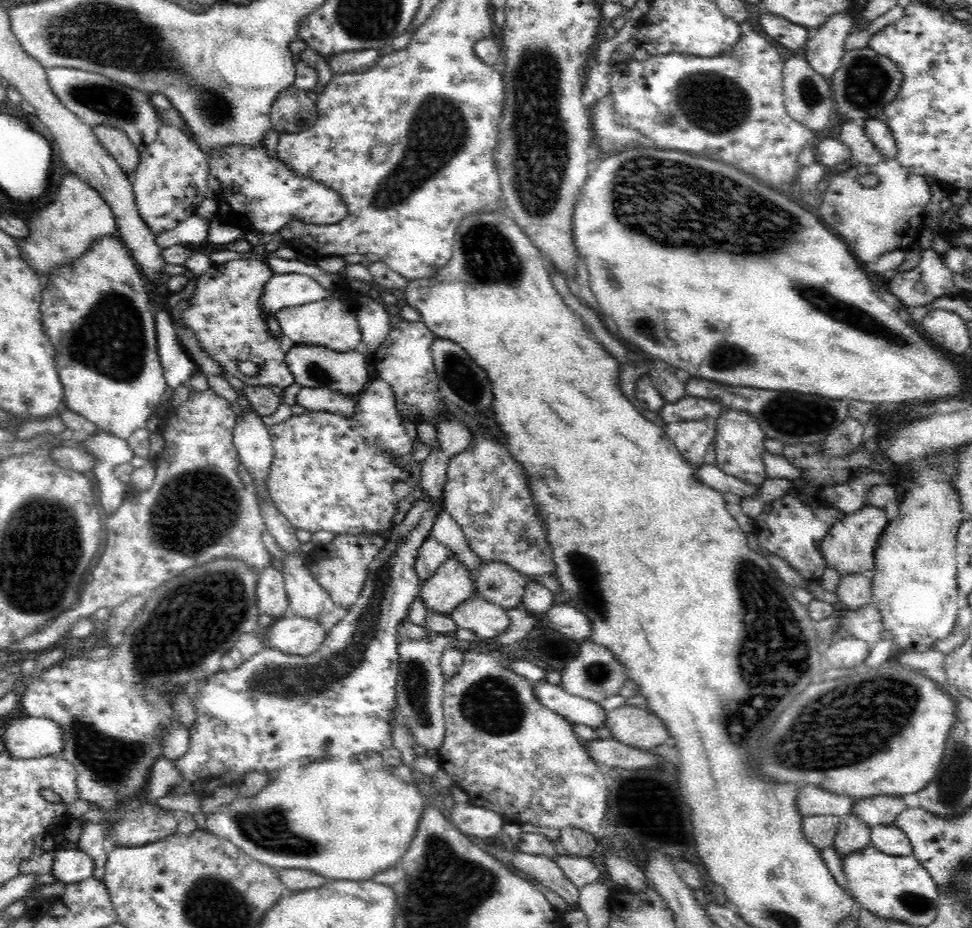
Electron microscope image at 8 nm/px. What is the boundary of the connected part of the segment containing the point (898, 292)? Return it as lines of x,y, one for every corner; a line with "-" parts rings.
932,248
921,251
921,259
916,267
896,273
887,283
890,292
910,310
917,306
930,304
942,295
955,293
954,271
944,264
940,255

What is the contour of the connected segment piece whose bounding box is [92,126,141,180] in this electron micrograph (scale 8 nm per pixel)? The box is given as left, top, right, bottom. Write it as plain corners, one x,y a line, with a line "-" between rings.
94,126
94,135
99,143
120,164
125,174
132,180
140,163
140,152
128,139
126,132
114,126

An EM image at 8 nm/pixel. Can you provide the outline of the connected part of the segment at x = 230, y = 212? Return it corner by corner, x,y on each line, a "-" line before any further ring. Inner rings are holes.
232,145
218,146
210,152
209,160
211,175
221,183
221,193
218,200
218,220
224,224
235,224
238,232
252,229
259,235
275,234
280,232
290,221
304,221
315,225
333,225
348,216
348,207
345,201
335,190
316,182
296,175
284,161
270,158
264,145
251,146

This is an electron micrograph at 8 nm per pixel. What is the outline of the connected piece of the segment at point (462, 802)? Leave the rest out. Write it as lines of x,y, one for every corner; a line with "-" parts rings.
460,787
453,788
454,806
448,812
451,823
470,838
497,836
506,821
497,812
472,805

